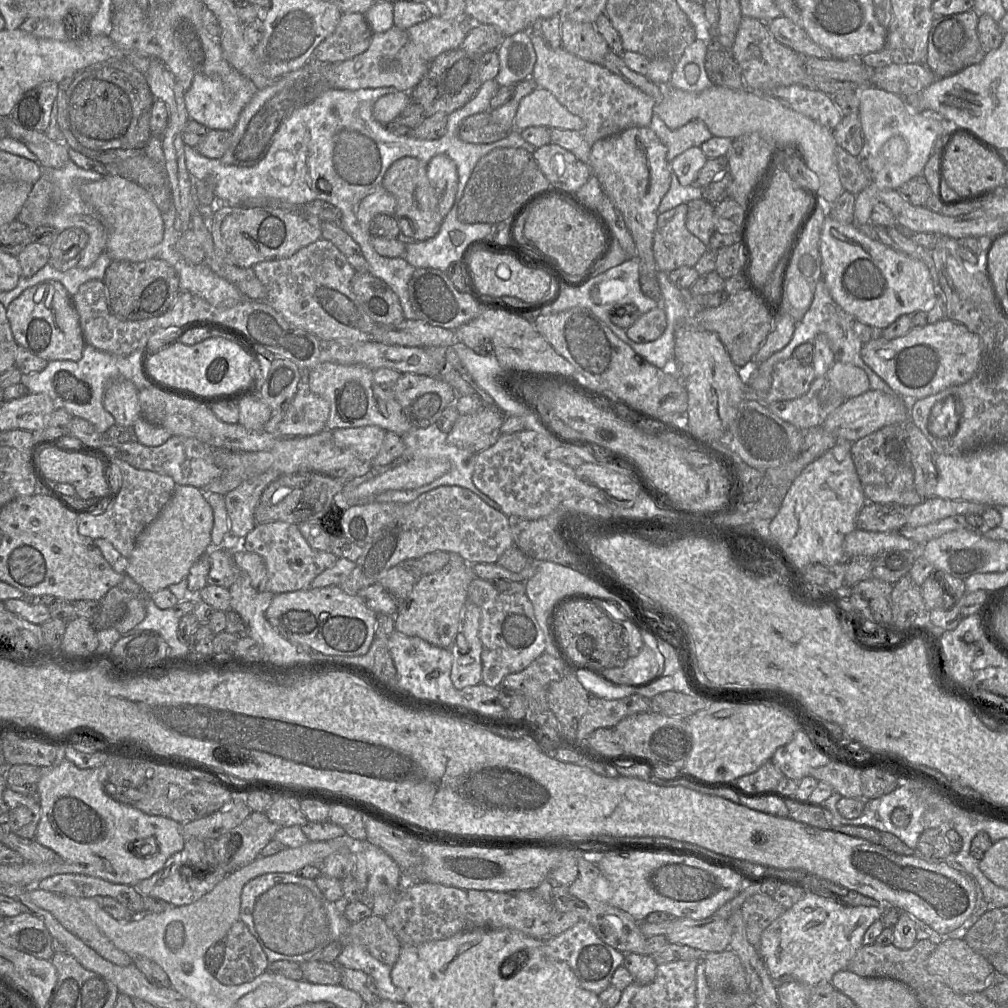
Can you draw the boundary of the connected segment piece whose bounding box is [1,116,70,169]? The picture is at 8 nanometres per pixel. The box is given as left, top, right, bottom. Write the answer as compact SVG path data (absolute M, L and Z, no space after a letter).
M9 116L1 118L7 136L23 143L38 158L42 167L61 168L69 160L68 147L63 142L50 139L46 133L24 128Z

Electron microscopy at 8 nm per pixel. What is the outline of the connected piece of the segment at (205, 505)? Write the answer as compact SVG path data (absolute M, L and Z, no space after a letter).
M176 485L157 518L136 539L126 575L149 595L179 583L188 576L193 564L211 549L213 524L213 510L206 494L193 486Z

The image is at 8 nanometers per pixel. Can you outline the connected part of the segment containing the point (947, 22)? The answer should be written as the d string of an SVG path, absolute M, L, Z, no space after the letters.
M975 9L944 16L934 16L929 32L925 63L937 79L951 76L982 61L986 52L981 46L977 33L978 18L979 13Z

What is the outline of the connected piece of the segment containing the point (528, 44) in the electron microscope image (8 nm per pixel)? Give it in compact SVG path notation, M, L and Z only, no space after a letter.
M528 31L504 36L497 53L499 71L494 80L499 87L517 84L532 75L536 53Z

